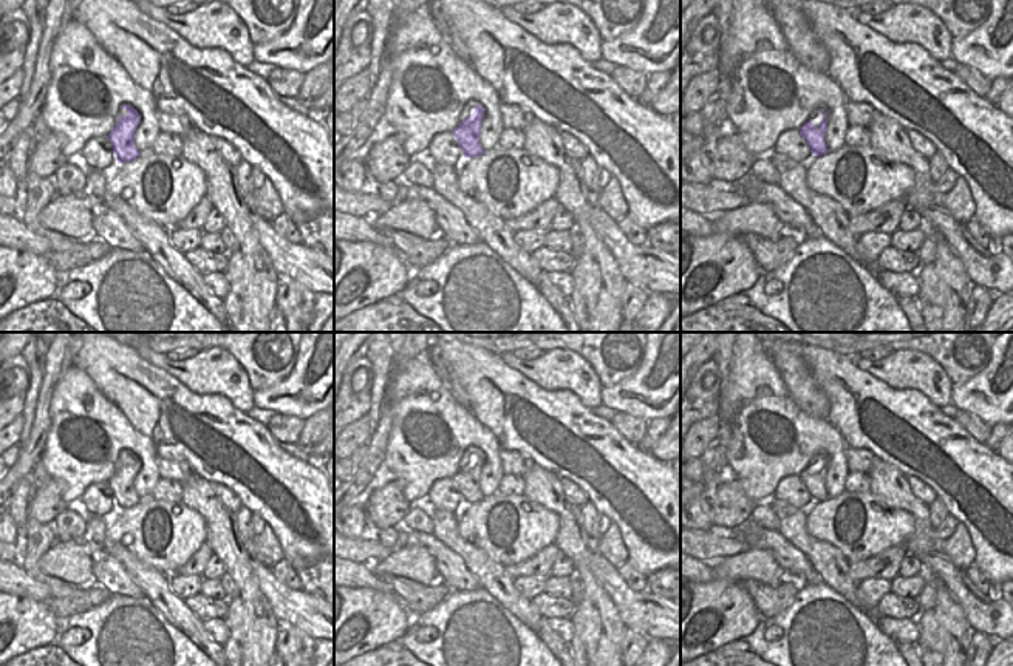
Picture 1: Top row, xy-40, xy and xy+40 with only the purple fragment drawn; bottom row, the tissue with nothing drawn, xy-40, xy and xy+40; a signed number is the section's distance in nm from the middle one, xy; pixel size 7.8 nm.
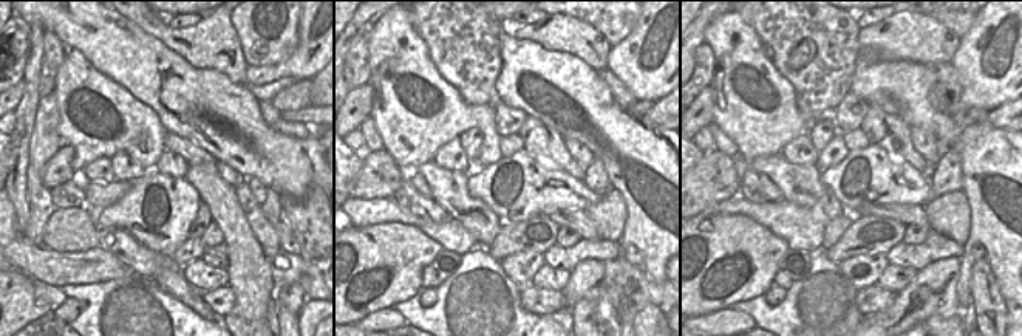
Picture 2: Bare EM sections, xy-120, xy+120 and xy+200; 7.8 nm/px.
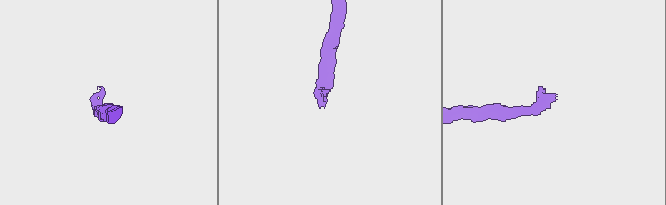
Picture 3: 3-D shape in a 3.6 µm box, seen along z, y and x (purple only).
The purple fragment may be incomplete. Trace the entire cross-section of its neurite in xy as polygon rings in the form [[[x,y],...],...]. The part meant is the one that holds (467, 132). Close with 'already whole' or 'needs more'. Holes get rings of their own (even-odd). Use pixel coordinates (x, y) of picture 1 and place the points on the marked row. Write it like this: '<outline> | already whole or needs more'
[[[475,107],[472,116],[466,117],[452,133],[456,138],[464,158],[476,158],[484,153],[478,138],[481,134],[481,122],[484,117],[484,108]]] | already whole

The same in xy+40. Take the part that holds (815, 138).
[[[824,110],[817,113],[800,128],[800,134],[806,139],[813,156],[823,156],[829,151],[824,142],[826,130],[827,130],[827,116]]] | needs more

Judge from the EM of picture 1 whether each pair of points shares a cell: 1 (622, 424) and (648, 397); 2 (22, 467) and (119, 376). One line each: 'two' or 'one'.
1: two
2: two

